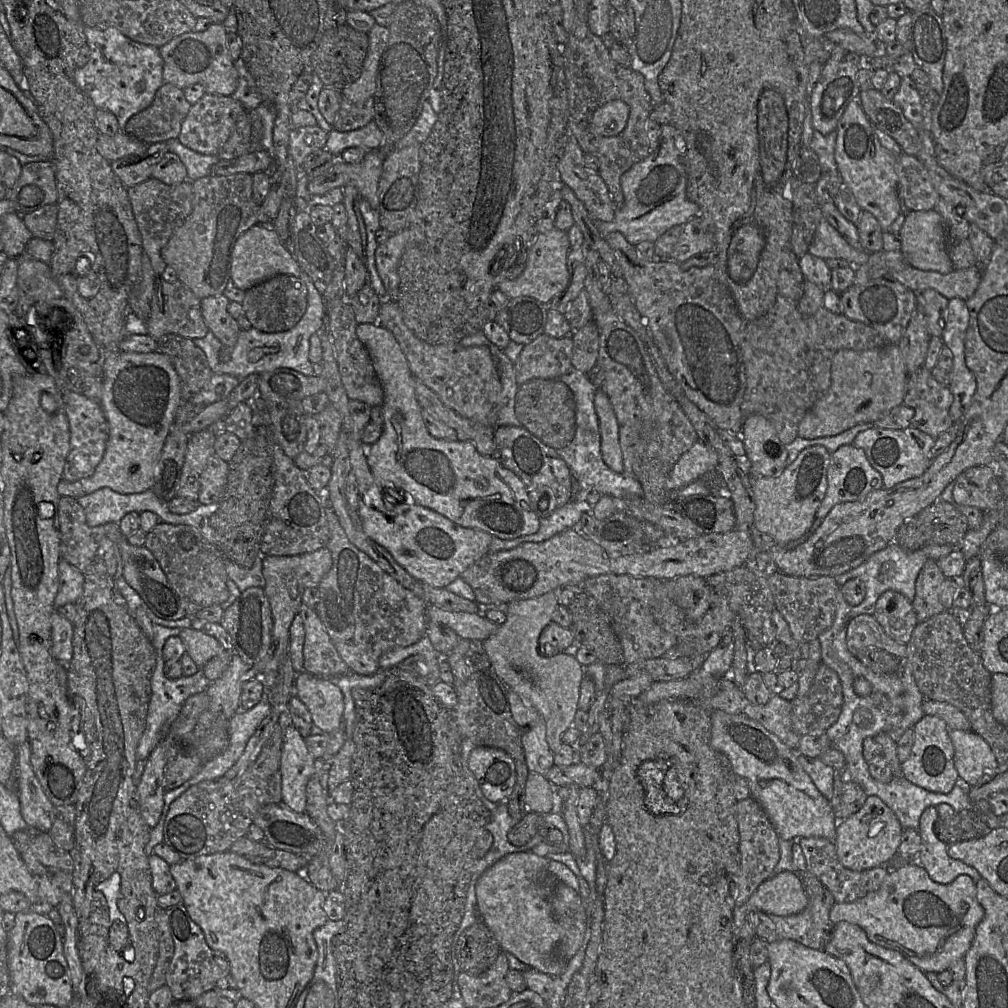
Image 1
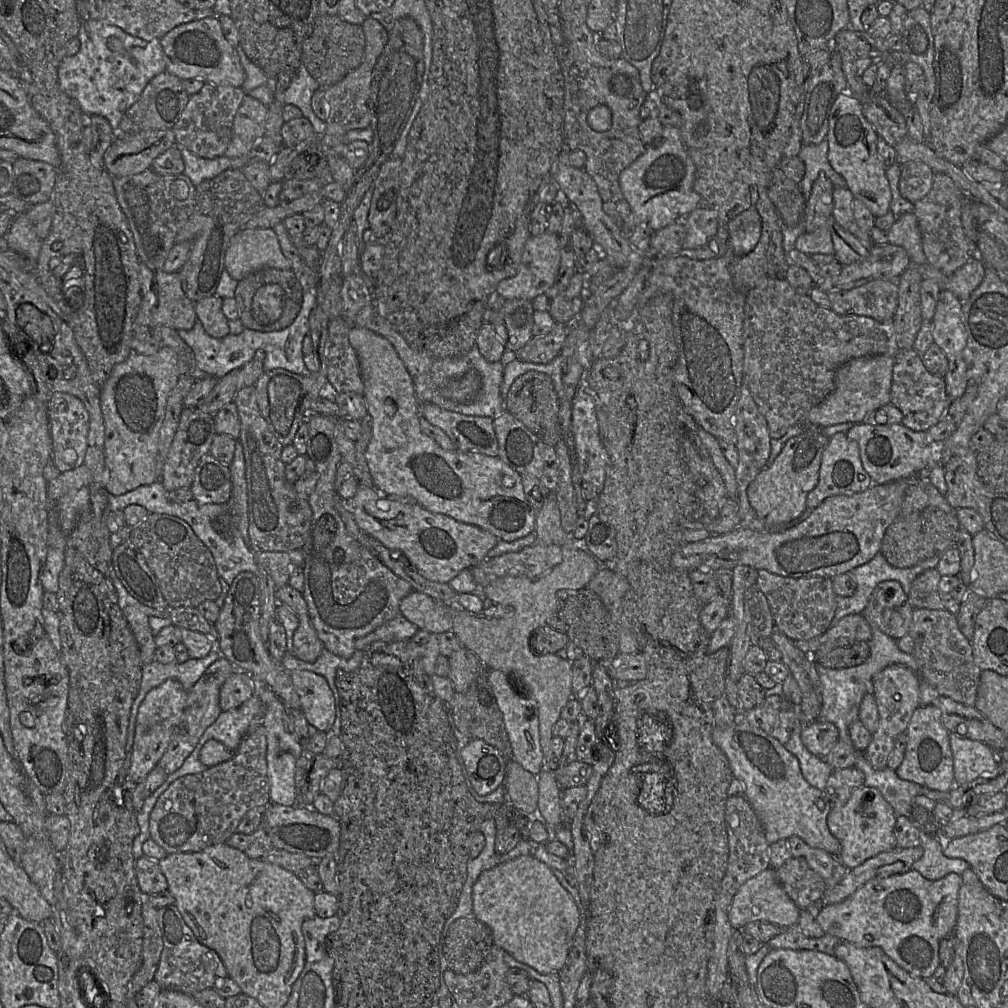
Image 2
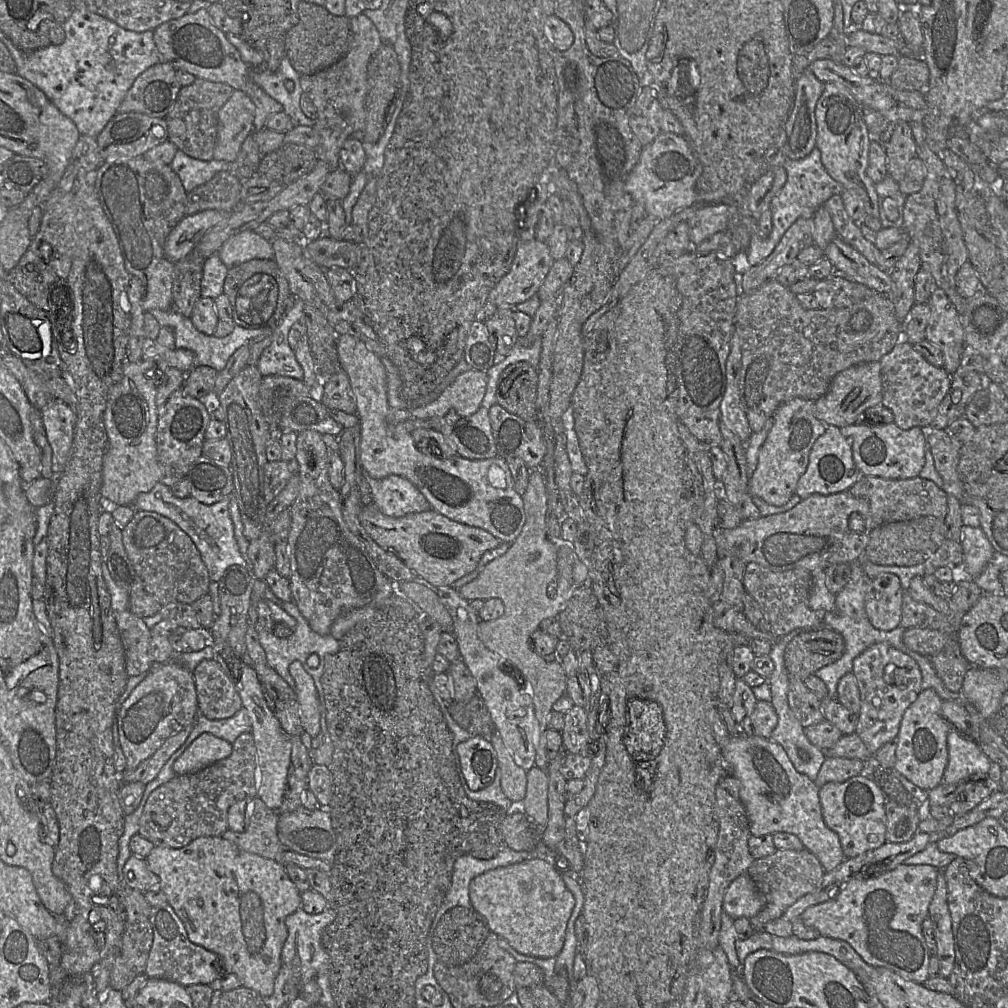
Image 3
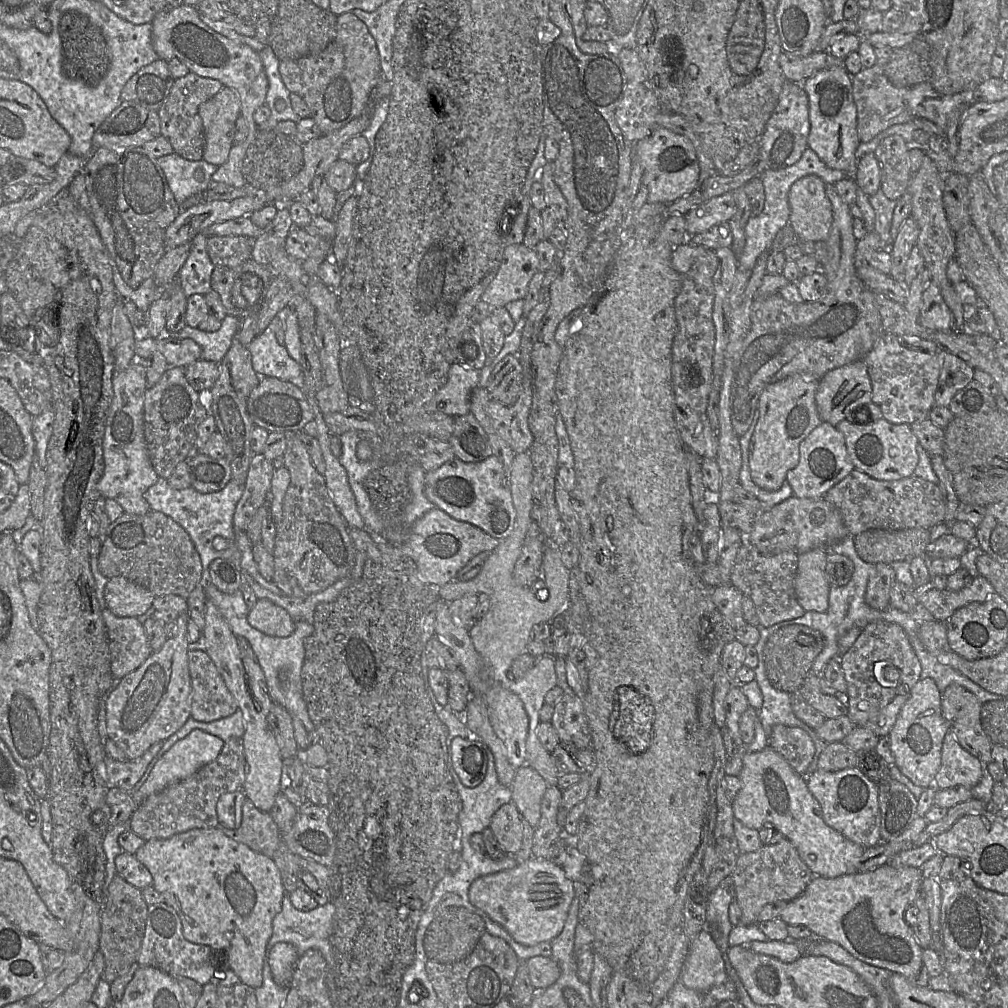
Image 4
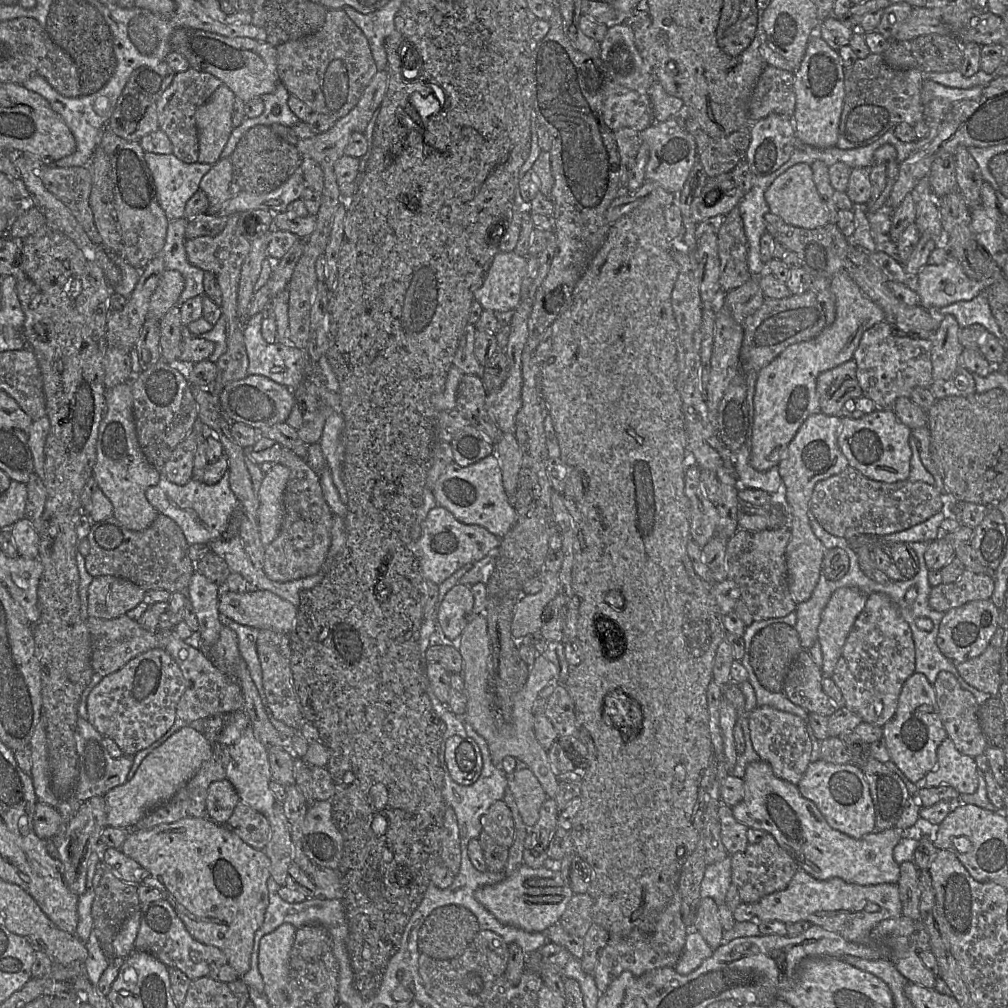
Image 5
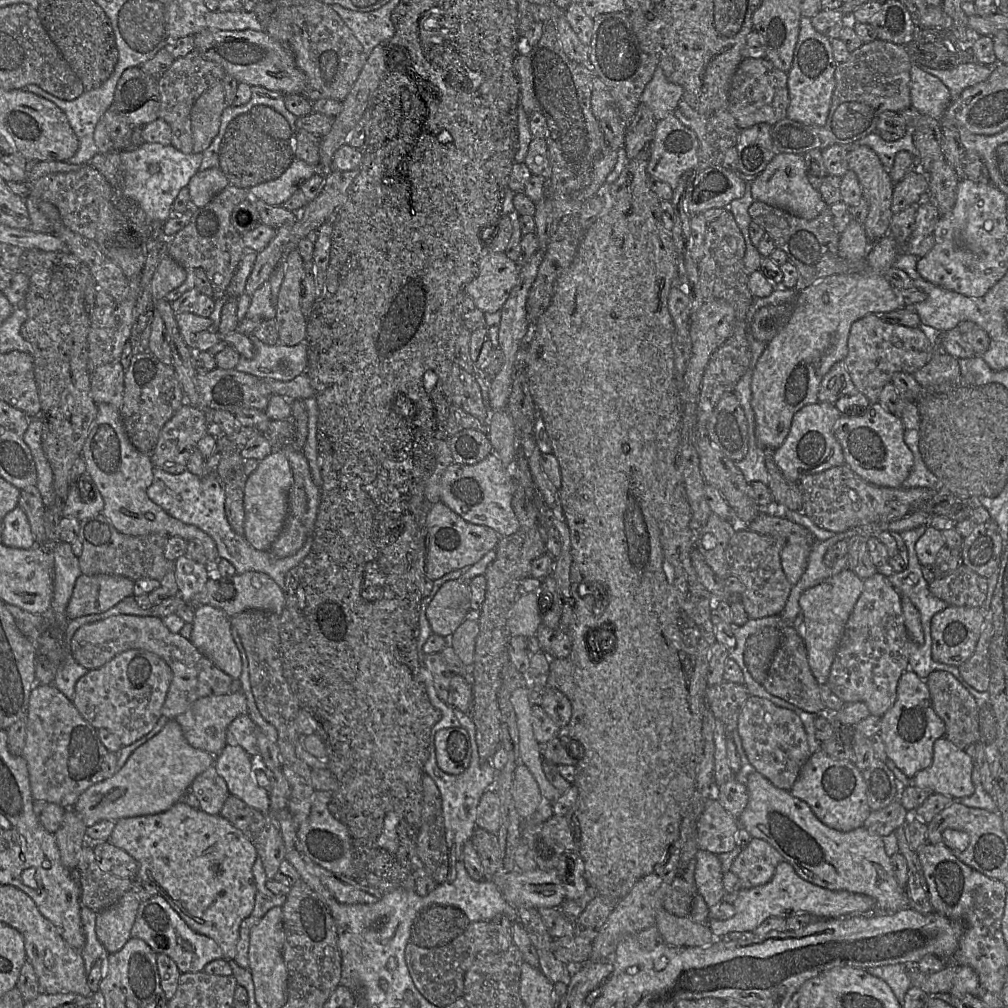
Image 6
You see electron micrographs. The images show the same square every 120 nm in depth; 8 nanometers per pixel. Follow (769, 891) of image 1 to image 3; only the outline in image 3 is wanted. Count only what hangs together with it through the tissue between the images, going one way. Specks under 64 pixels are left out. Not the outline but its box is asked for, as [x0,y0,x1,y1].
[724,873,765,920]

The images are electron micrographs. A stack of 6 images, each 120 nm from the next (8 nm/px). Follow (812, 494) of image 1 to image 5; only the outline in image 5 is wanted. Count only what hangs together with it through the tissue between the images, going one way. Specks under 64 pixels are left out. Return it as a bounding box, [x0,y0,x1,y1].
[750,272,885,471]

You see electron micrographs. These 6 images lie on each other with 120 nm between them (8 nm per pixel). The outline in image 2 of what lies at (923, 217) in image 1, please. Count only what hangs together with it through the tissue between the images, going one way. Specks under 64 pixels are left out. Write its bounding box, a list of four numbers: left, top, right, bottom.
[886,212,927,266]

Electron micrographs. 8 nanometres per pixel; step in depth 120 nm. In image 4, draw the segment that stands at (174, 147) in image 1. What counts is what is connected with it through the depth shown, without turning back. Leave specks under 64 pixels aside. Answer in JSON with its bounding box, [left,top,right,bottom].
[157,152,219,205]

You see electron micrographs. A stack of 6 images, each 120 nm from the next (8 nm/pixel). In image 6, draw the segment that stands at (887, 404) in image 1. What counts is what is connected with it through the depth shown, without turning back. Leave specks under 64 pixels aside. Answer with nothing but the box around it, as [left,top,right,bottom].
[818,360,857,404]

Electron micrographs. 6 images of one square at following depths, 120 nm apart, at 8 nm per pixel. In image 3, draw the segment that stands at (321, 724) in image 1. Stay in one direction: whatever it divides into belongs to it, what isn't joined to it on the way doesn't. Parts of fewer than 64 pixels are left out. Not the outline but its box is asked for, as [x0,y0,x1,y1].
[289,661,321,738]

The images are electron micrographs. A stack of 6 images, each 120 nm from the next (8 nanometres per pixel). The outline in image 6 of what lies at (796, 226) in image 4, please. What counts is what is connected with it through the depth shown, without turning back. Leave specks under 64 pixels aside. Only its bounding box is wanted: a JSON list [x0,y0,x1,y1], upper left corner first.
[750,153,829,220]

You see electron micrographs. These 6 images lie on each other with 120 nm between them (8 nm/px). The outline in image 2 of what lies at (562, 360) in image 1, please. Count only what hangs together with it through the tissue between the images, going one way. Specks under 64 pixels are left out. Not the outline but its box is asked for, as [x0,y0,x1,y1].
[517,323,568,364]

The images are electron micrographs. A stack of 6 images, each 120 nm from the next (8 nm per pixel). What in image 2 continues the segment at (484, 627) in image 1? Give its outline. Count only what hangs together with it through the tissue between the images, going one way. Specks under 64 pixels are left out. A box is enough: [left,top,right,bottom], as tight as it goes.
[399,591,452,634]

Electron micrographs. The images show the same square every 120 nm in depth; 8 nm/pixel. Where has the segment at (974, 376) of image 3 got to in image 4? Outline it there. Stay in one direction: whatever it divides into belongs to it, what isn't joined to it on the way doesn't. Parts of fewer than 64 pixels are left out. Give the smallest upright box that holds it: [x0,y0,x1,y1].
[935,351,974,407]

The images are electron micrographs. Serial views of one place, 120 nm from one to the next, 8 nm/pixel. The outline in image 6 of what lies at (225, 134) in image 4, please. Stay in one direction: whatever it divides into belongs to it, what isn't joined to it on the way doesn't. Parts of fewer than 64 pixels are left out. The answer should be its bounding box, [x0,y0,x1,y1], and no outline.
[191,82,226,153]

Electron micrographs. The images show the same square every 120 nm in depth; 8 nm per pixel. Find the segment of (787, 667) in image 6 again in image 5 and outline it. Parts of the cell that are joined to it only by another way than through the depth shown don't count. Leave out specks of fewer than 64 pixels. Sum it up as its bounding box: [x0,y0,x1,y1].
[782,649,837,717]

